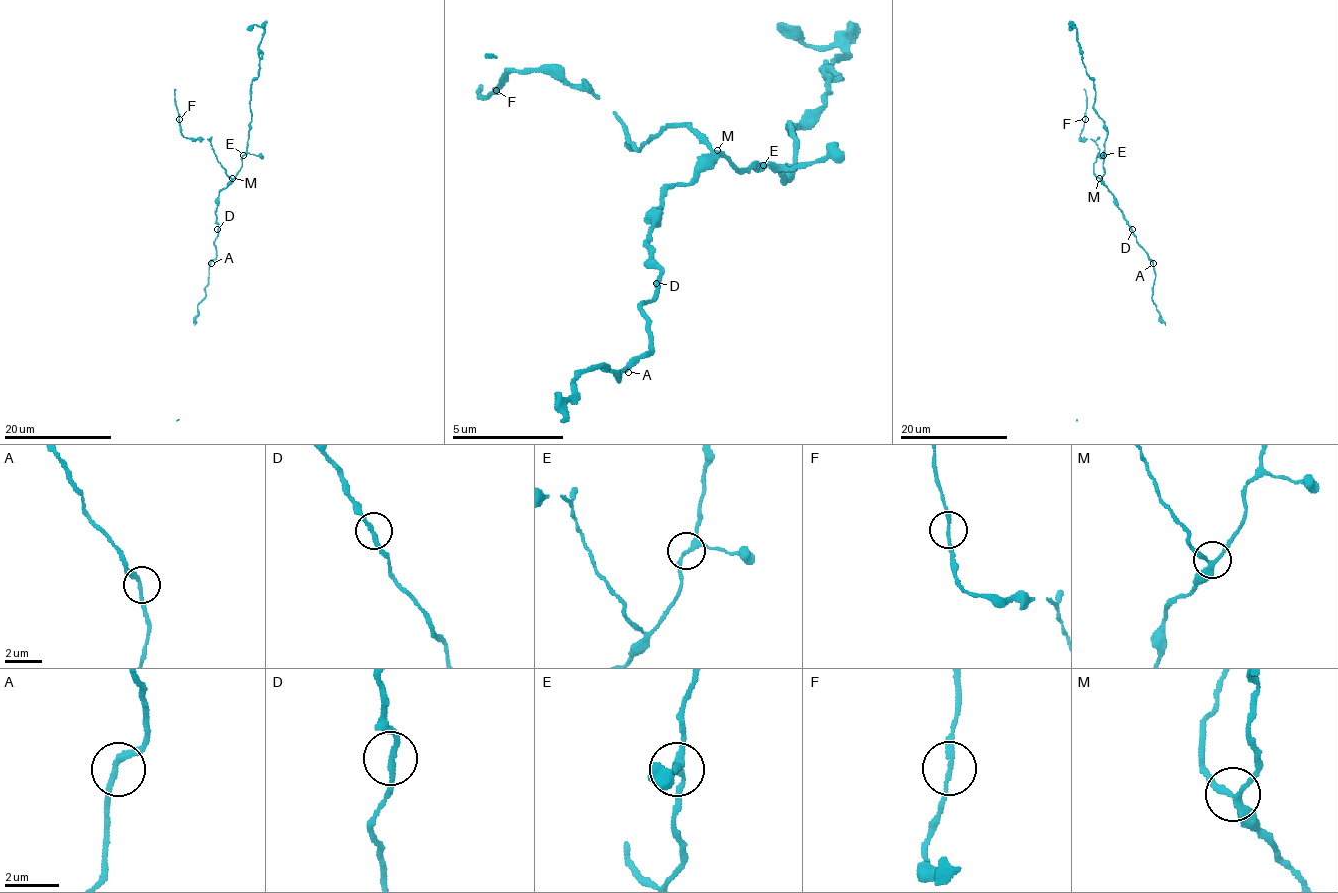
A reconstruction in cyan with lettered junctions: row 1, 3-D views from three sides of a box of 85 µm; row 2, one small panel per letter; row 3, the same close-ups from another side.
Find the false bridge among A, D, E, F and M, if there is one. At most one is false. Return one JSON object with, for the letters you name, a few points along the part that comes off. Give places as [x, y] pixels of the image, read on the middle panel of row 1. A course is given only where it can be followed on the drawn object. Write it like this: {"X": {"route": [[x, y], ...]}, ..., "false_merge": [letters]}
{"false_merge": []}

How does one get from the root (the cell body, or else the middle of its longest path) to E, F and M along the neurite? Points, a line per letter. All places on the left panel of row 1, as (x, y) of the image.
E: (216, 221), (216, 198), (240, 168), (243, 155)
F: (216, 221), (216, 198), (231, 179), (217, 160), (211, 143), (207, 139), (185, 137), (178, 118)
M: (216, 221), (216, 198), (232, 178)

